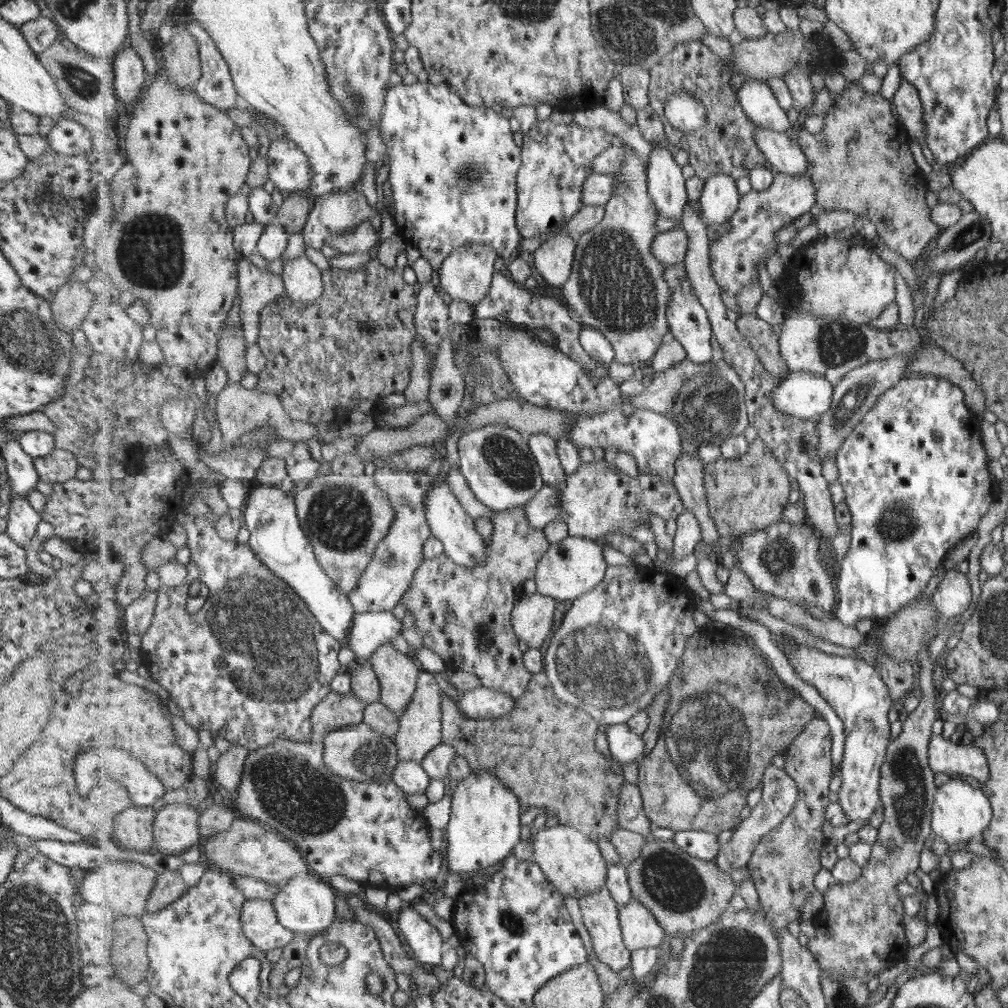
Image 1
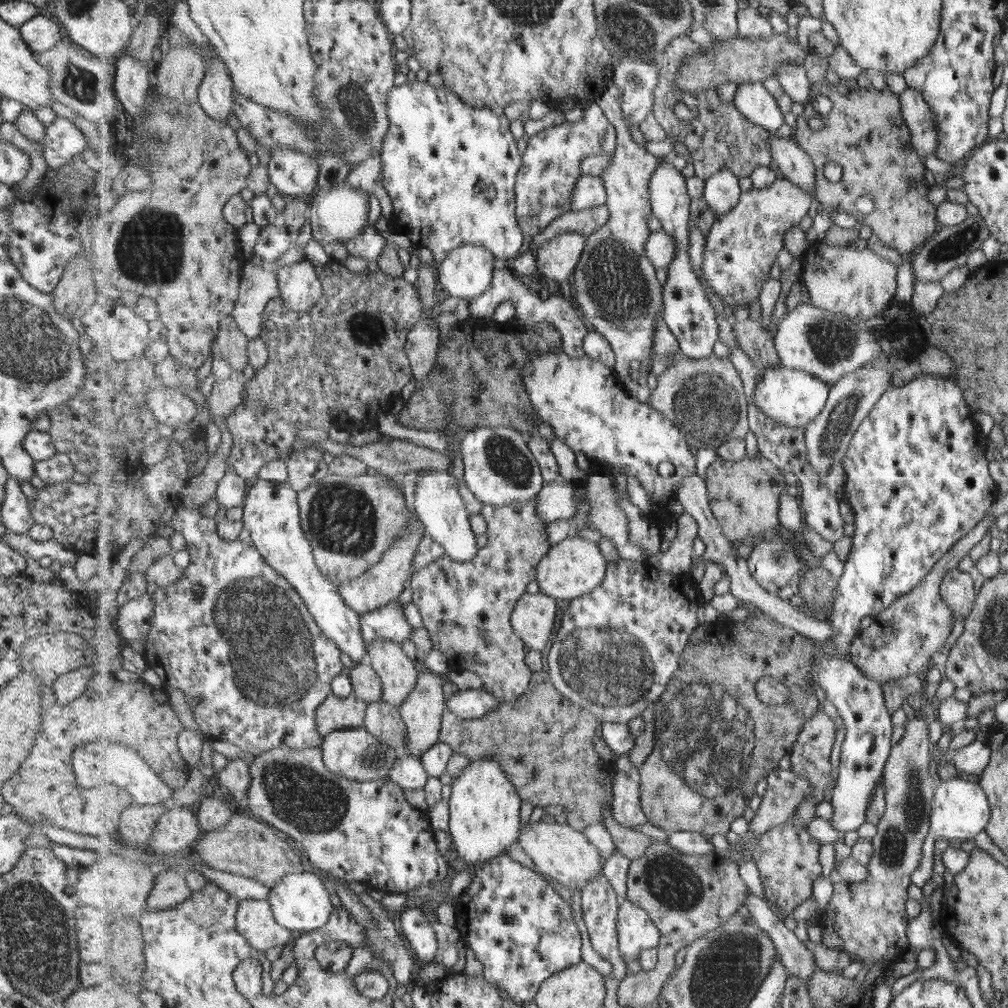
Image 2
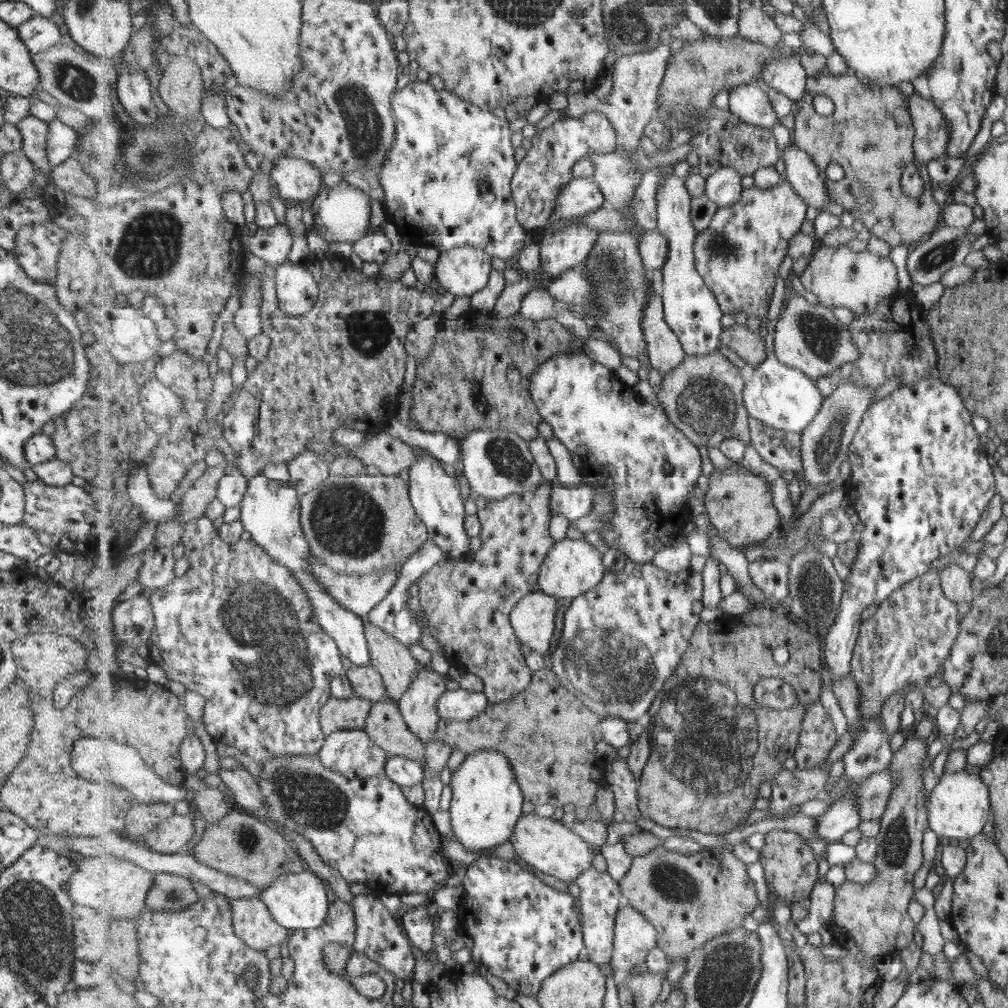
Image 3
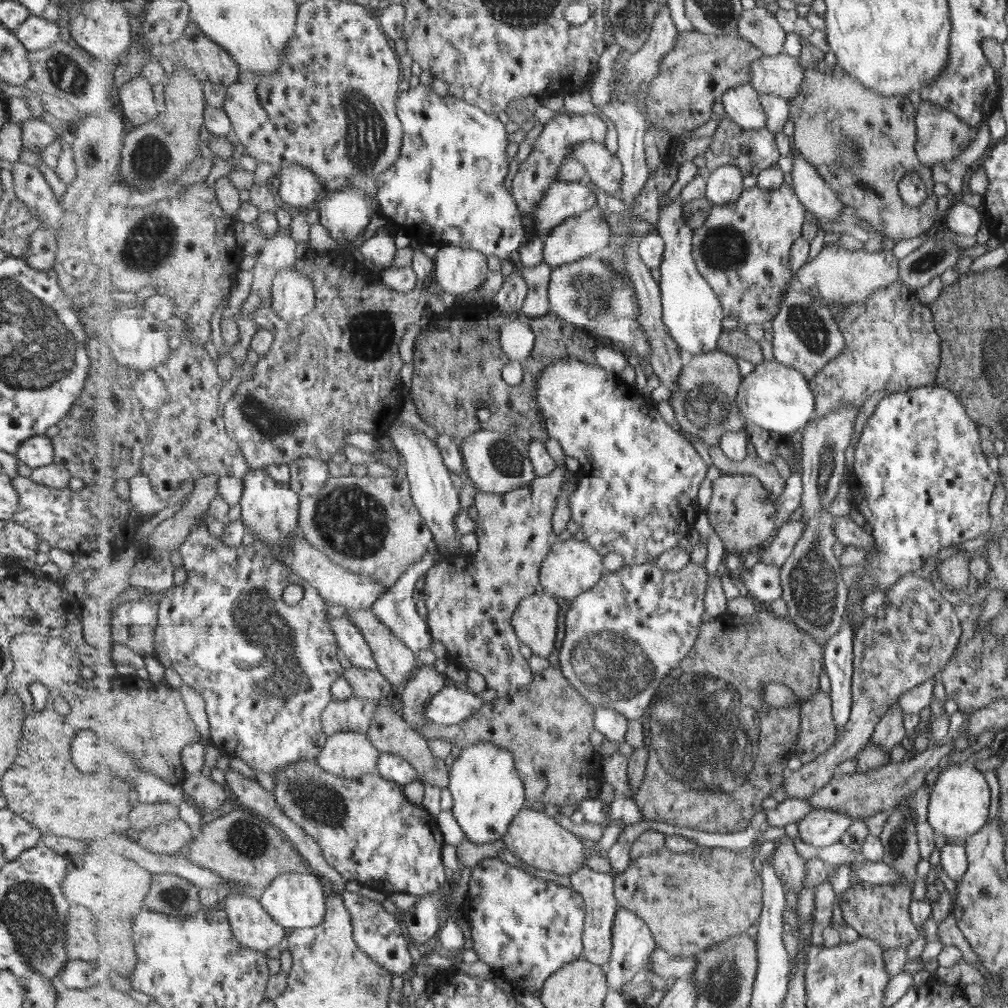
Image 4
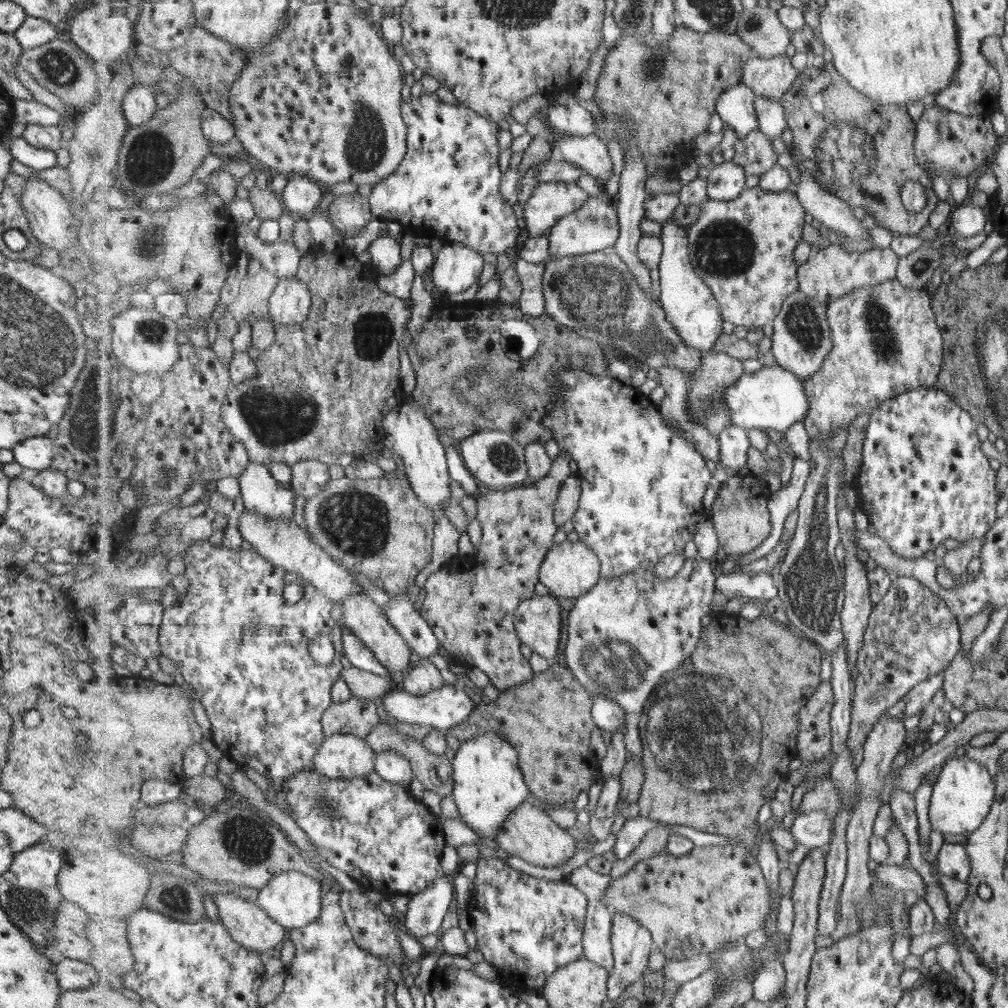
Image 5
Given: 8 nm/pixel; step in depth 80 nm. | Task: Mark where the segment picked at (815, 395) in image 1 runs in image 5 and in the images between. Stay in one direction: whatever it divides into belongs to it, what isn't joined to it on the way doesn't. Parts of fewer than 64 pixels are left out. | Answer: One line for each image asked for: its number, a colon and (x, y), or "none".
2: (793, 397)
3: (784, 397)
4: (778, 398)
5: (775, 398)

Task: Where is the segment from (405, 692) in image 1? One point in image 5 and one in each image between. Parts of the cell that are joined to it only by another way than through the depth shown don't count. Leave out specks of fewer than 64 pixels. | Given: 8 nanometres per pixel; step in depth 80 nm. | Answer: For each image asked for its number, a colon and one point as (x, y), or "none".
2: (399, 673)
3: (392, 658)
4: (396, 660)
5: (367, 620)

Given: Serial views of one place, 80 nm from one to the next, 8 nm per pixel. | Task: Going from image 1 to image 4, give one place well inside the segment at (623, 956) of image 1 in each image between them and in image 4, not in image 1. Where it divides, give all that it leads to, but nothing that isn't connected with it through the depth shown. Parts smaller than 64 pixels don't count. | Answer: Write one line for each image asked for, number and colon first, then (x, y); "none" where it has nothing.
2: (600, 903)
3: (601, 898)
4: (598, 889)

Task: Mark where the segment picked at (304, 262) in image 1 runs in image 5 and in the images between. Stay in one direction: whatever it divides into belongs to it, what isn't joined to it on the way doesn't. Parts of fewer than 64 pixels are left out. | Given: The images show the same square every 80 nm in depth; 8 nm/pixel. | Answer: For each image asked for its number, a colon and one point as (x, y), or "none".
2: (300, 286)
3: (297, 290)
4: (293, 296)
5: (291, 302)

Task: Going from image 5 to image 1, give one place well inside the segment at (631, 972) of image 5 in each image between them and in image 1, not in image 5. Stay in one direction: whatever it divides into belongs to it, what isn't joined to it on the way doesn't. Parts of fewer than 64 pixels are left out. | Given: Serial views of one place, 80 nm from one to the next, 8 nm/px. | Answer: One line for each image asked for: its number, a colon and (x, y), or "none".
1: (641, 930)
2: (638, 932)
3: (635, 937)
4: (634, 944)

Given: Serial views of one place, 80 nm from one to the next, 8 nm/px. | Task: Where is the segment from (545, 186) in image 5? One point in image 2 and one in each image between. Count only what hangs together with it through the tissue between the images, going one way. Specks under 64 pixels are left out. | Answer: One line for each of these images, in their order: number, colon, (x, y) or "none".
2: (590, 191)
3: (581, 196)
4: (562, 200)

